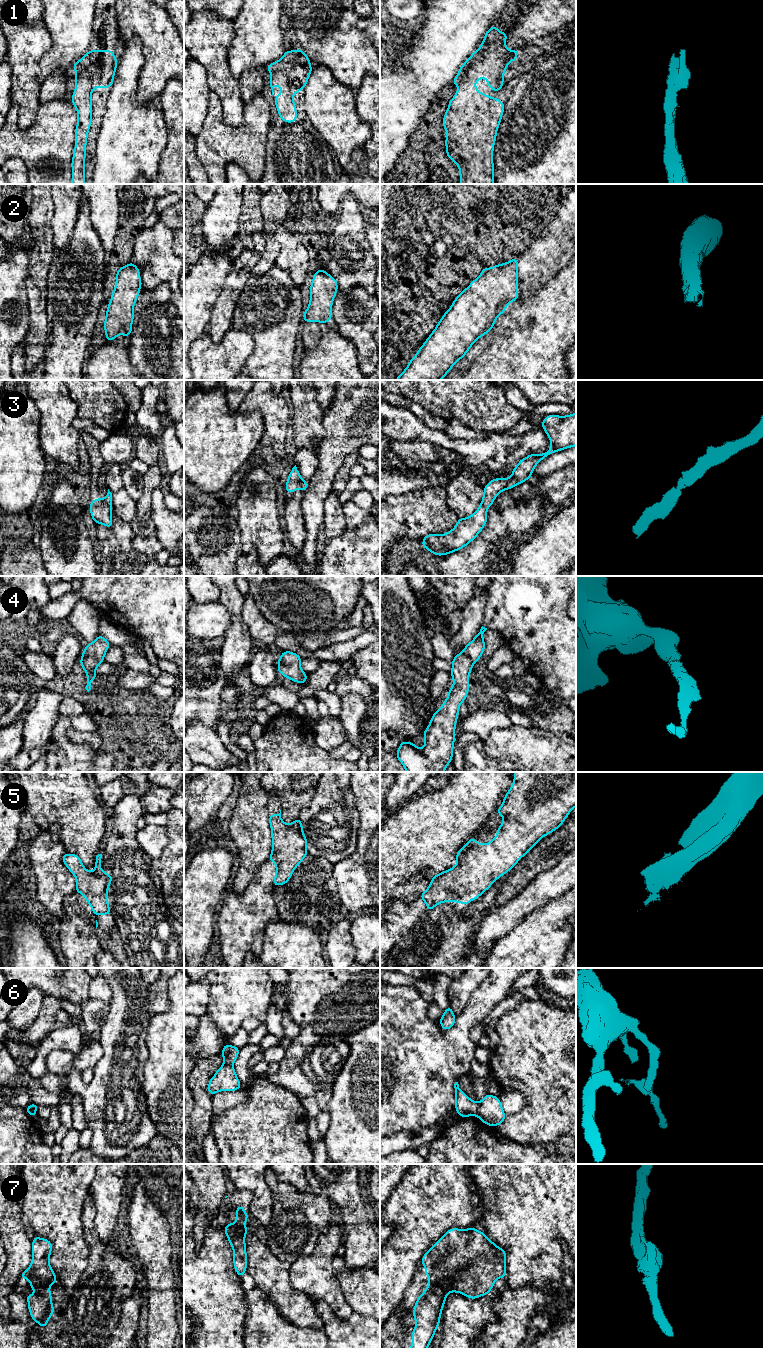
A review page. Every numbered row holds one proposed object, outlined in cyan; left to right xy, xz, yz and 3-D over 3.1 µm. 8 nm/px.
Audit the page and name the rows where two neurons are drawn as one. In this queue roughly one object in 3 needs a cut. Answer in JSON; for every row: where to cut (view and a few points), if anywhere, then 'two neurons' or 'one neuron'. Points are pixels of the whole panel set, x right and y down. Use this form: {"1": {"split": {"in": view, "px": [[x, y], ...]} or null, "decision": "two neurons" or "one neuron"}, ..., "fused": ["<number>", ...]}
{"1": {"split": null, "decision": "one neuron"}, "2": {"split": null, "decision": "one neuron"}, "3": {"split": null, "decision": "one neuron"}, "4": {"split": null, "decision": "one neuron"}, "5": {"split": null, "decision": "one neuron"}, "6": {"split": {"in": "yz", "px": [[478, 1103], [476, 1115]]}, "decision": "two neurons"}, "7": {"split": null, "decision": "one neuron"}, "fused": ["6"]}

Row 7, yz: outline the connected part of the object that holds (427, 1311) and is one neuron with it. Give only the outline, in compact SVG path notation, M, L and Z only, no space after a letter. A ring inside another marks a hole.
M470 1227L449 1229L421 1259L429 1285L420 1294L413 1310L416 1326L411 1348L428 1348L439 1326L447 1295L457 1292L470 1299L489 1294L495 1280L506 1278L506 1251L493 1243L485 1233Z

